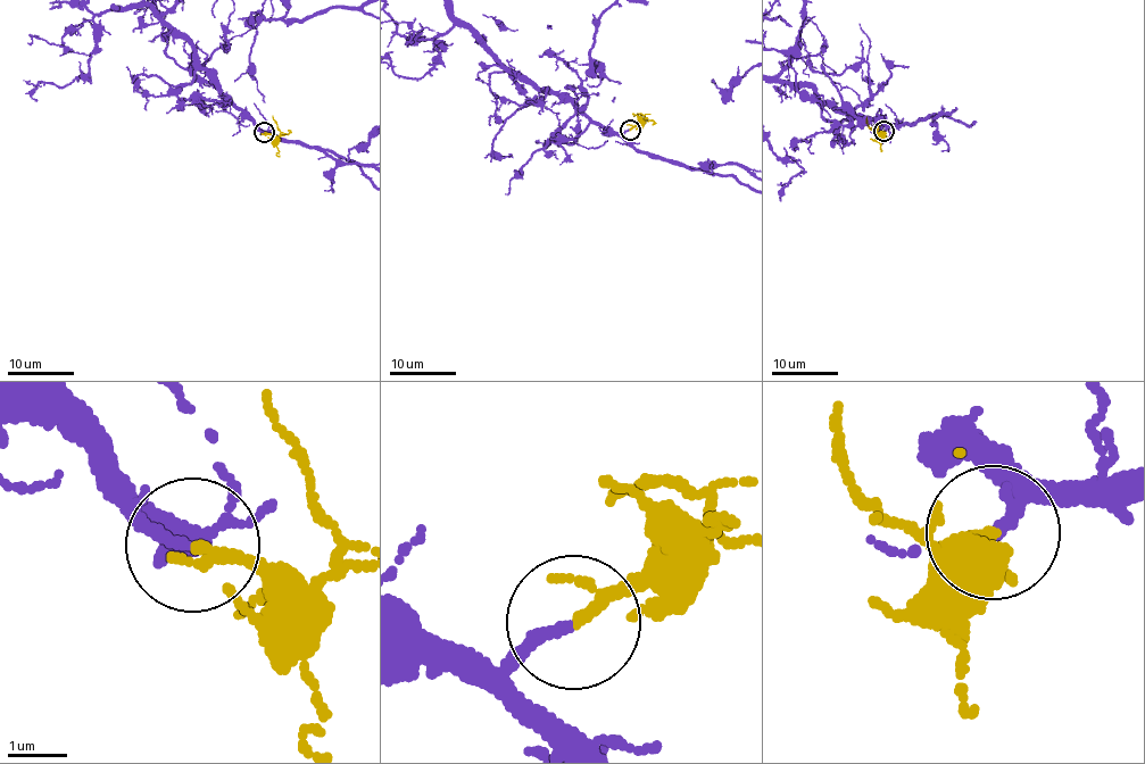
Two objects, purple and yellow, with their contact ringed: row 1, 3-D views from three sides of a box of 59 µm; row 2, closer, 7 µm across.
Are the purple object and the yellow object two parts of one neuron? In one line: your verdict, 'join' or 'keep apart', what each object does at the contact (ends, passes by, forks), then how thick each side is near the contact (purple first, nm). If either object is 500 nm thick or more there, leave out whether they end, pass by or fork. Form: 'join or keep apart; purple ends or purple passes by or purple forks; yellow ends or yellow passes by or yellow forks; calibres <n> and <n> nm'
join; purple ends; yellow passes by; calibres 190 and 160 nm

